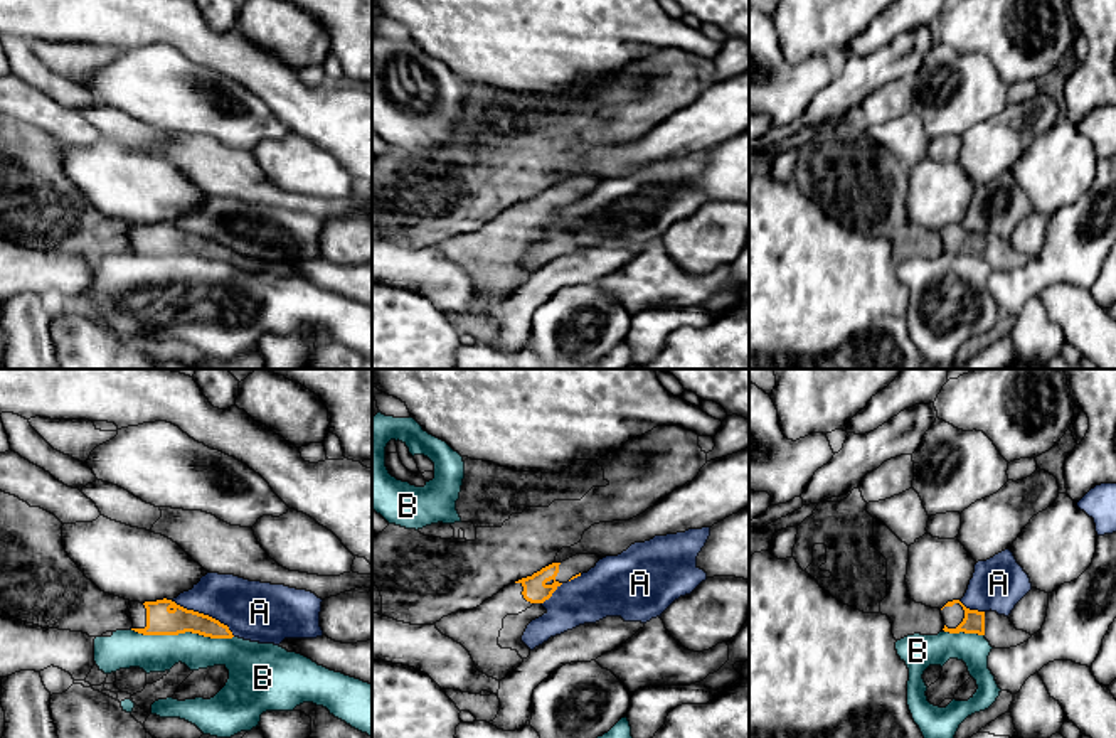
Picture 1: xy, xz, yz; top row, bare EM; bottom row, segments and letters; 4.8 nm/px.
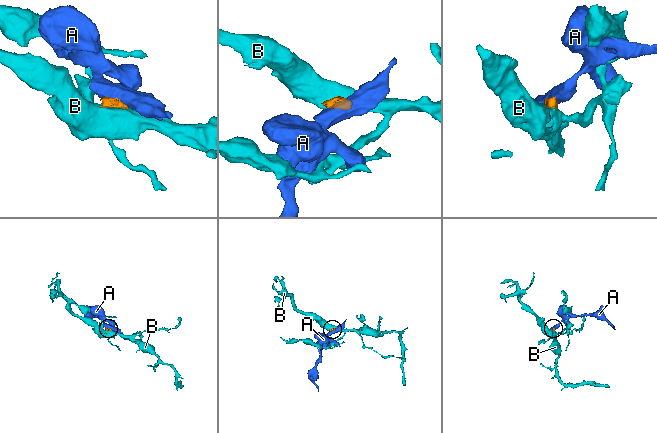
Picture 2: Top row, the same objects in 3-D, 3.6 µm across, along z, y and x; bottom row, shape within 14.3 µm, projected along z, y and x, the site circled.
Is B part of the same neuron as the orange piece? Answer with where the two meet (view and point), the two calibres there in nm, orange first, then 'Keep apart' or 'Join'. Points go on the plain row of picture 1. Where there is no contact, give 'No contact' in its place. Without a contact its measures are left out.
Touches orange at xy (182, 255). Thickness 140 nm (orange) against 180 nm. Keep apart

